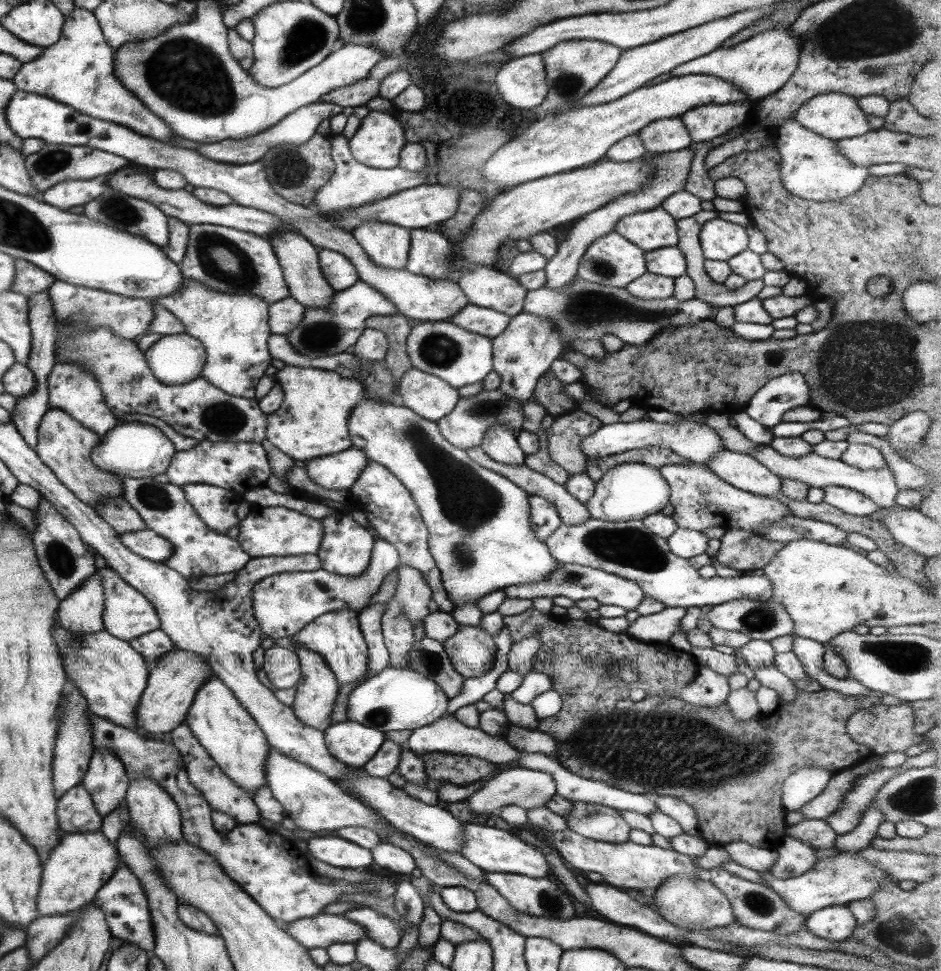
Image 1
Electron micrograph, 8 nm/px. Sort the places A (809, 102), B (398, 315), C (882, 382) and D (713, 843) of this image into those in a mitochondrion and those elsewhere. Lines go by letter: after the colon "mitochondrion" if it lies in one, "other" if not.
A: other
B: other
C: mitochondrion
D: other

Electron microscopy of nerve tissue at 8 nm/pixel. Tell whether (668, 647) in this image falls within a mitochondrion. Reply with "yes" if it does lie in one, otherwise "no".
no

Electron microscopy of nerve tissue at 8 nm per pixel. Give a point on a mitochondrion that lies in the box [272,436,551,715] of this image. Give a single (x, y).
(432, 661)

